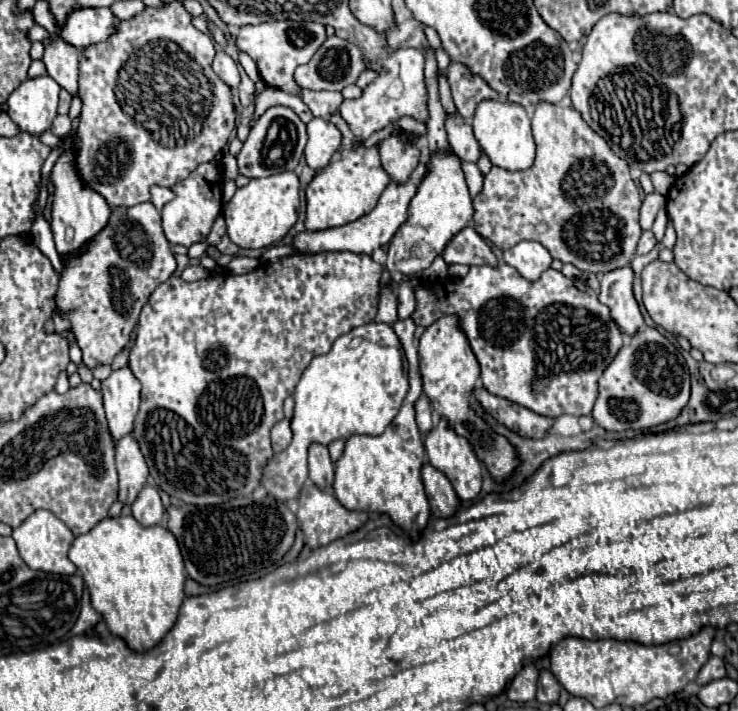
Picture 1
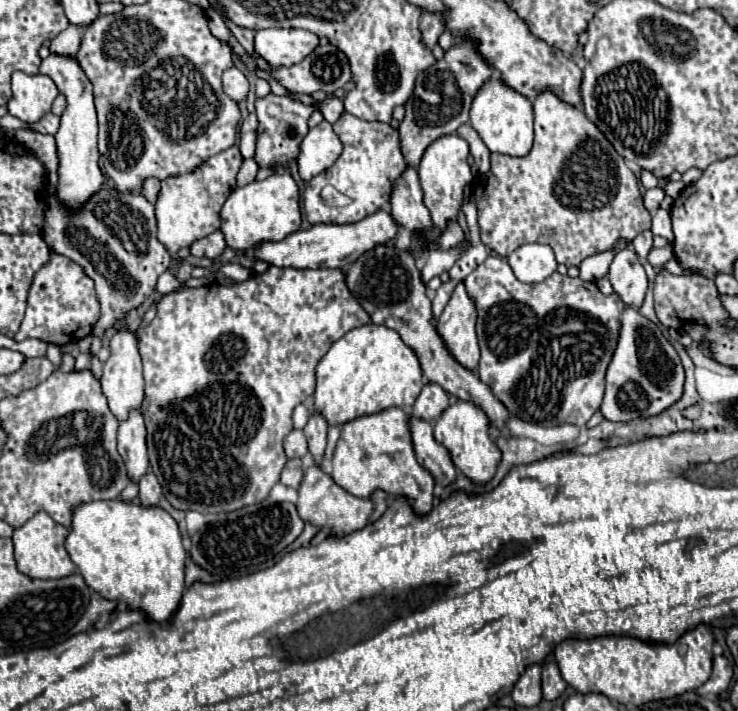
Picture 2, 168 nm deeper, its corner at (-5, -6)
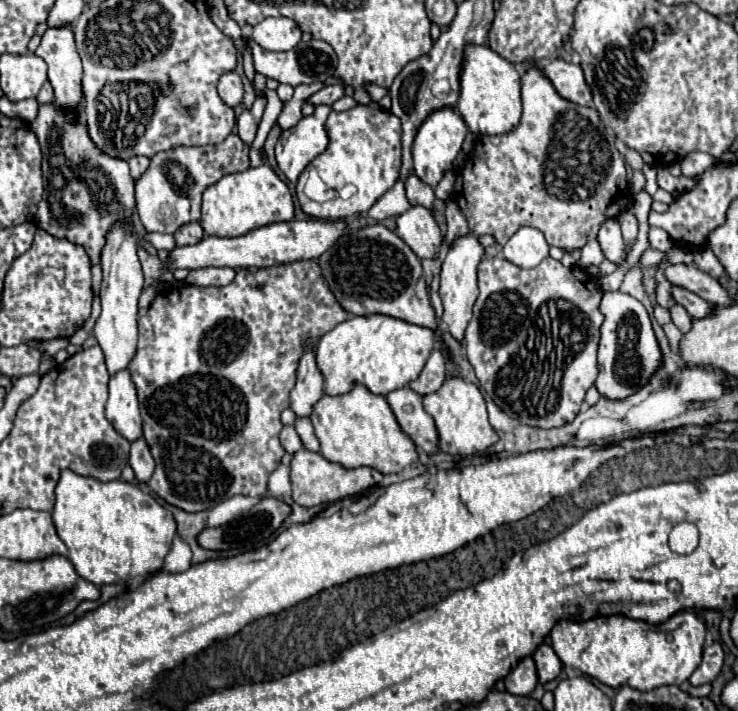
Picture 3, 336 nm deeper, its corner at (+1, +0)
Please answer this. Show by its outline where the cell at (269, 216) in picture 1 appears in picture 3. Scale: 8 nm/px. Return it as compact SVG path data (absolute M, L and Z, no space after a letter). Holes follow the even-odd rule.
M266 163L242 173L224 175L202 195L202 227L214 237L240 237L256 227L294 219L294 199L286 183Z

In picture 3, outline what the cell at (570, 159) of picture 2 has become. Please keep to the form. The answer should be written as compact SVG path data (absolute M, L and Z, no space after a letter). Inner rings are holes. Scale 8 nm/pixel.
M528 69L524 75L522 75L522 105L524 105L524 111L522 111L522 119L520 119L520 125L512 131L512 133L506 133L504 137L480 137L476 141L476 147L474 147L474 153L470 153L464 169L458 173L456 177L456 187L454 187L454 199L458 201L460 209L464 211L466 207L466 219L470 223L470 229L472 233L476 235L492 235L496 239L496 243L504 245L512 233L516 233L520 227L534 227L538 231L544 233L546 241L550 247L560 247L564 253L576 253L580 251L590 239L596 239L598 237L598 231L600 231L600 225L606 221L606 219L616 219L622 211L626 211L630 207L630 201L632 201L632 193L628 189L628 181L626 181L626 163L622 159L622 155L618 153L616 145L614 145L614 135L602 125L598 113L592 109L592 107L580 107L576 103L570 103L566 99L562 99L554 85L538 71L538 69Z

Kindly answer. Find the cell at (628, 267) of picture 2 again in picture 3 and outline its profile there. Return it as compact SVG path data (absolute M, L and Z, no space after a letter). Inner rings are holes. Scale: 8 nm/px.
M616 219L606 221L606 223L600 227L598 241L600 241L600 245L602 245L604 257L606 257L608 261L612 261L614 265L622 267L622 263L626 261L626 243L624 243L624 239L622 239L620 225L618 225Z

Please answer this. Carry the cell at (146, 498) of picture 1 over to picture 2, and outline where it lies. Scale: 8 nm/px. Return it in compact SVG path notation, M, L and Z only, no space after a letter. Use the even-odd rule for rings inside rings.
M148 471L146 475L142 475L138 485L140 485L140 503L142 505L158 505L158 499L162 497L162 489L160 489L160 483L154 477L154 473Z

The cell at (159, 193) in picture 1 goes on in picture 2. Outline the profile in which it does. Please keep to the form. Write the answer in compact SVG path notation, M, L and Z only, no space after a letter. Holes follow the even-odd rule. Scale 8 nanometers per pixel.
M146 179L146 183L142 183L142 195L144 195L150 203L156 203L158 191L160 191L160 179Z

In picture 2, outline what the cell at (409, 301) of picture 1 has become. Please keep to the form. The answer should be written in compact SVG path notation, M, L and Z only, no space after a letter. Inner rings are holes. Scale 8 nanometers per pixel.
M466 239L462 245L458 245L450 251L432 251L428 255L428 261L426 261L424 269L422 269L422 281L430 281L432 277L448 271L468 249L470 249L470 241Z

